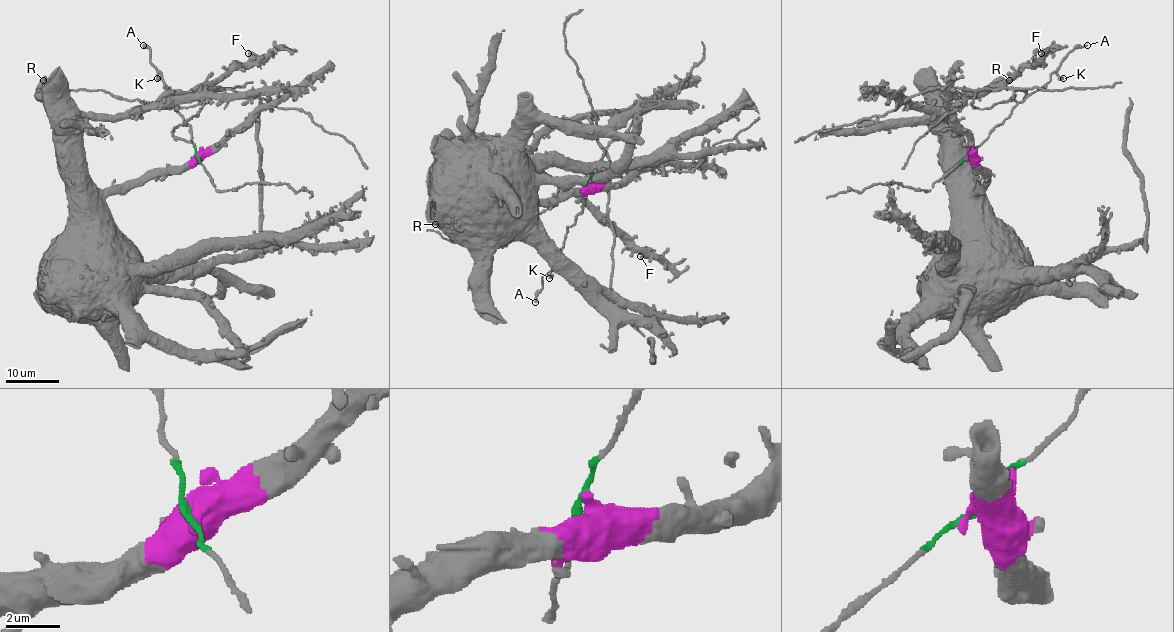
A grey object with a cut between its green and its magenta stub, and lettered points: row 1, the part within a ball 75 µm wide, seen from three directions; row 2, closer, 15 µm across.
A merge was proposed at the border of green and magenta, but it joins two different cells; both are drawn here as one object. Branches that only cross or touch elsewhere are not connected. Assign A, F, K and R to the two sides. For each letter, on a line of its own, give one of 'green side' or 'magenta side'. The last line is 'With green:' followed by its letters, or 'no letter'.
A: green side
F: magenta side
K: green side
R: magenta side
With green: A, K

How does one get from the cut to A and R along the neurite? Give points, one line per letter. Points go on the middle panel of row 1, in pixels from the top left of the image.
A: (589, 184), (583, 208), (575, 222), (567, 227), (559, 259), (542, 278), (542, 289), (535, 302)
R: (590, 184), (574, 193), (518, 199), (491, 191), (472, 175), (445, 163), (434, 177), (434, 224)

